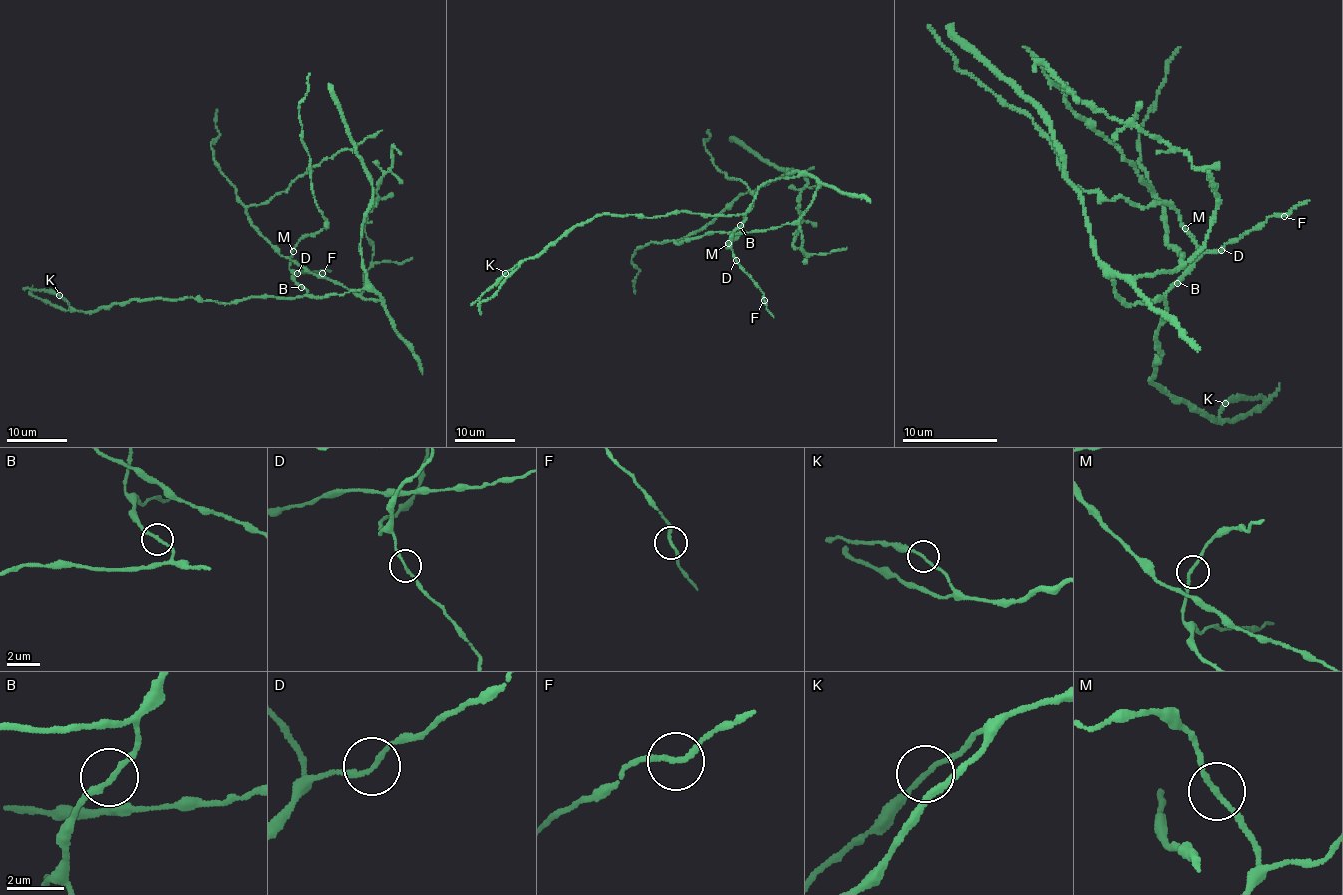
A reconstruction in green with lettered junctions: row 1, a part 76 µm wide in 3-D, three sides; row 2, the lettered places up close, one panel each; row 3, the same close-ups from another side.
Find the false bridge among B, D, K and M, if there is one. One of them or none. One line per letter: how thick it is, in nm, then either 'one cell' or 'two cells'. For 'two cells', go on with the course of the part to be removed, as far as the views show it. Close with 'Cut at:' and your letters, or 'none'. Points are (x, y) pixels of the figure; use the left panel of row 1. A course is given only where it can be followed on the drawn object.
B: 170 nm | one cell
D: 170 nm | one cell
K: 150 nm | one cell
M: 170 nm | one cell
Cut at: none

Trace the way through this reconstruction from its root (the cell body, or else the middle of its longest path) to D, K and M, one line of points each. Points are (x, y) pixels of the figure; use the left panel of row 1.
D: (363, 289), (318, 299), (307, 294), (306, 288), (295, 281), (292, 273), (296, 273)
K: (363, 289), (318, 299), (248, 297), (225, 303), (193, 298), (135, 300), (86, 311), (72, 308), (59, 295)
M: (363, 289), (312, 297), (307, 294), (306, 288), (295, 281), (289, 270), (293, 251)

